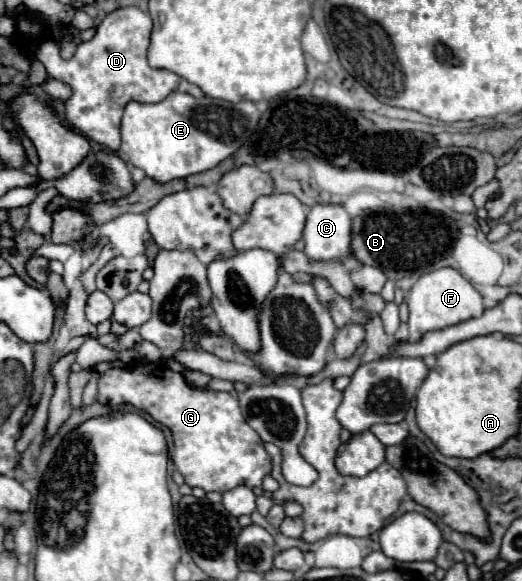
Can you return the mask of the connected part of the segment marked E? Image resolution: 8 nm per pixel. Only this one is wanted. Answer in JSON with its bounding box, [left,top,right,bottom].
[118,92,260,182]

